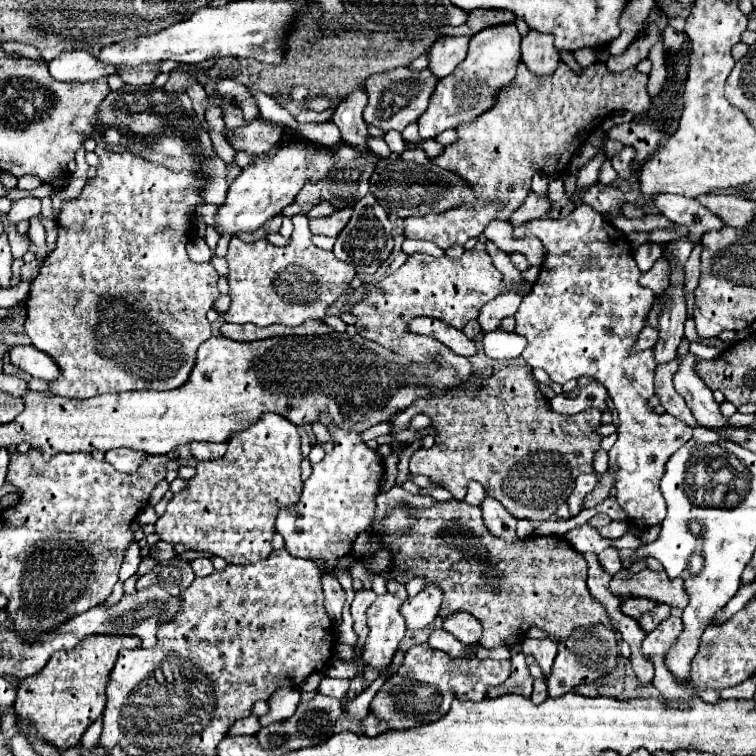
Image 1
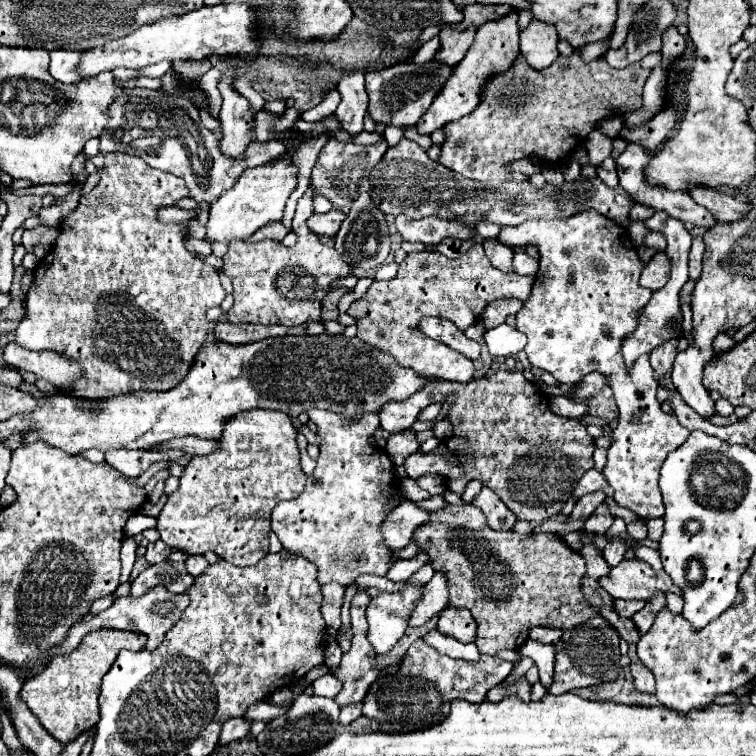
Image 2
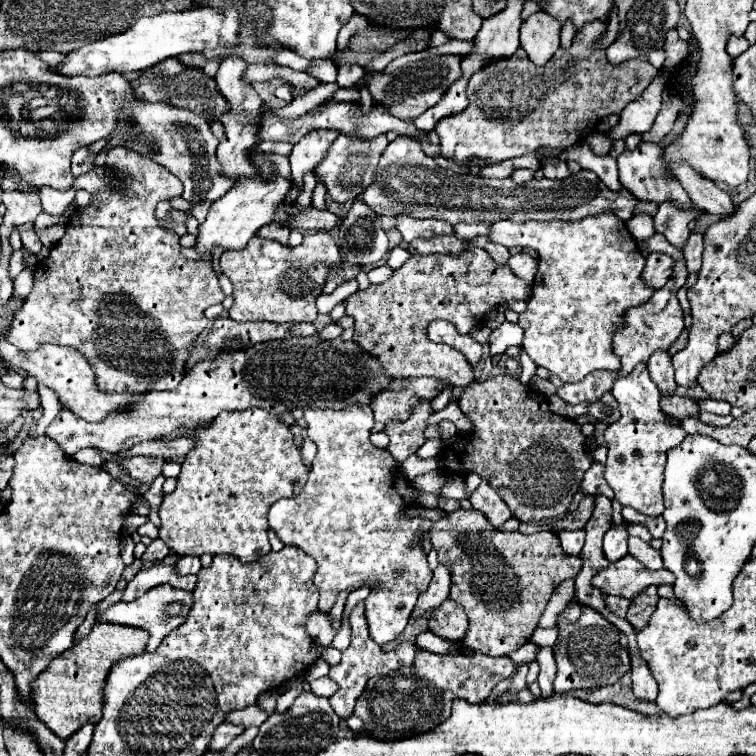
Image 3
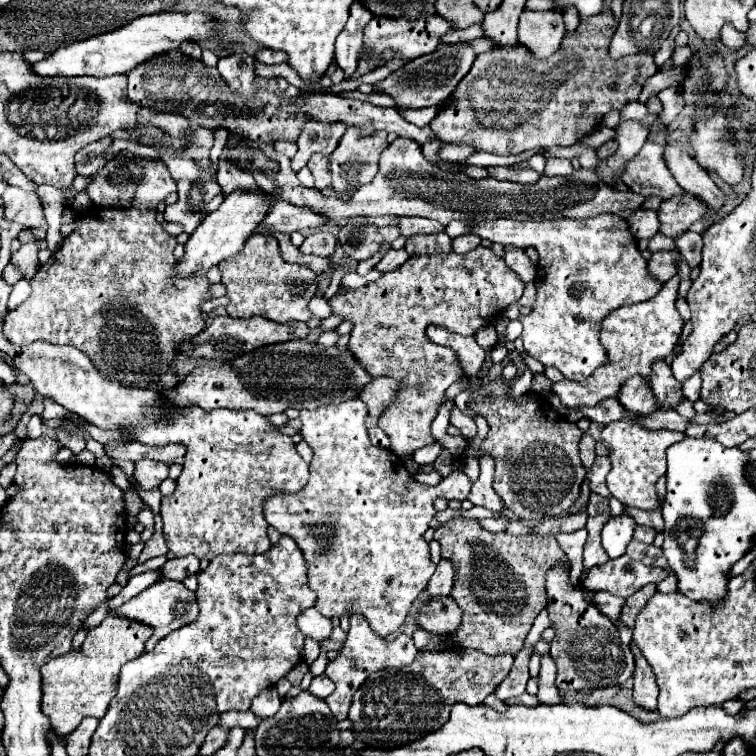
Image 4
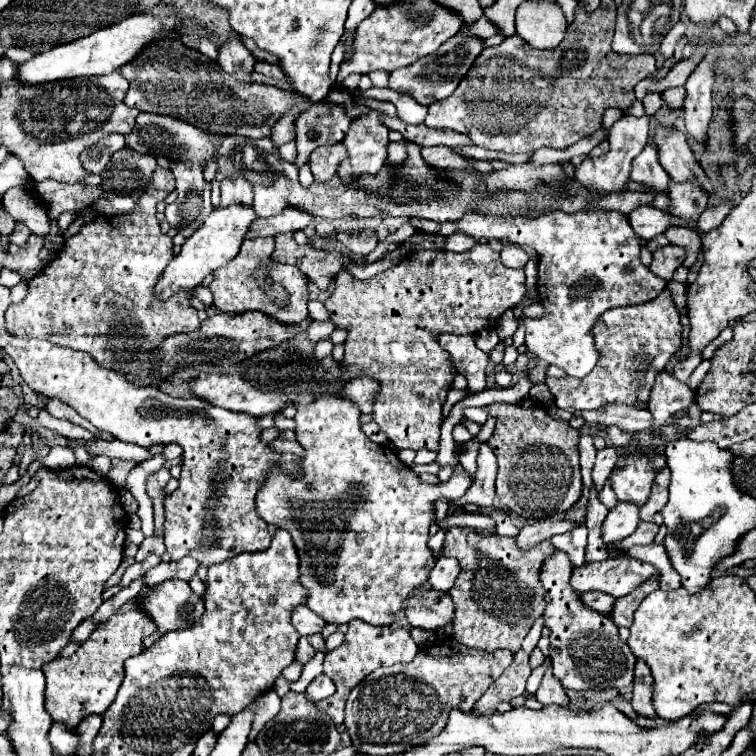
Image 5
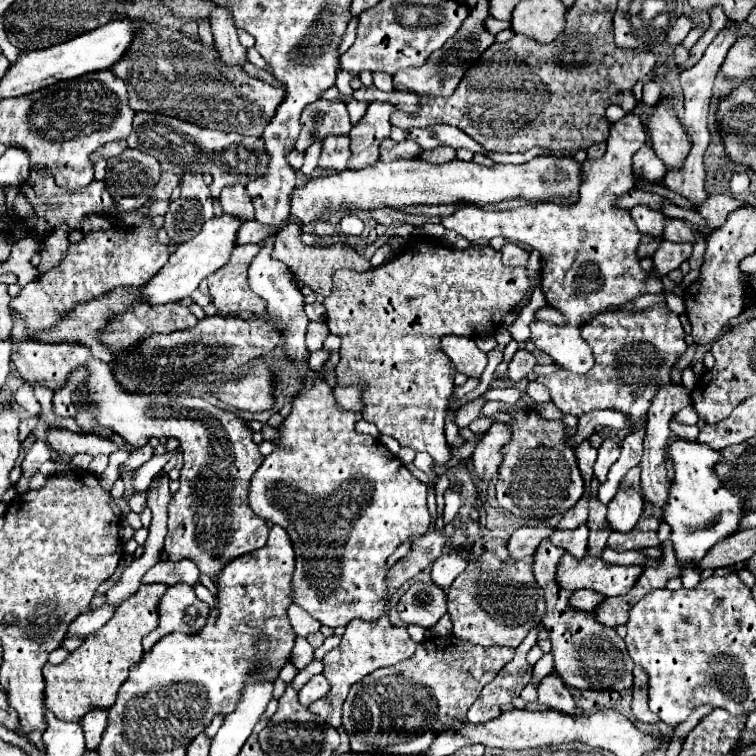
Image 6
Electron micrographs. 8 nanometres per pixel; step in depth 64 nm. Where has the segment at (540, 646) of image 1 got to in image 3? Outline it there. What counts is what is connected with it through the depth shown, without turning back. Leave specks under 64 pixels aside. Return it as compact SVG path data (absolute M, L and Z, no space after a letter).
M544 646L540 648L538 656L536 656L538 664L540 664L540 676L538 676L538 684L540 684L540 690L542 690L542 698L548 698L554 694L554 676L556 676L556 662L554 662L554 654L552 654L552 648Z

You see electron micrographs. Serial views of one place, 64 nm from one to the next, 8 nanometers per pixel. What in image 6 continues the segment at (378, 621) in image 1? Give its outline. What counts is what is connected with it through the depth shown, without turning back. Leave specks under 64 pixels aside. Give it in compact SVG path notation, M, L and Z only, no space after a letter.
M268 236L268 240L260 242L260 252L248 268L248 284L254 294L266 300L266 314L272 318L274 328L284 340L282 350L286 362L296 364L300 372L300 384L296 394L292 396L292 412L276 428L276 450L264 458L264 462L256 470L256 476L252 476L248 494L250 508L260 518L286 528L292 540L296 552L296 568L292 576L292 602L304 608L322 626L348 626L348 622L352 622L354 618L374 620L386 614L386 560L404 540L426 534L430 522L430 510L426 504L428 486L416 476L412 476L412 472L396 456L392 456L376 438L358 434L354 430L356 414L340 410L332 398L330 386L306 366L308 348L304 344L304 336L310 320L304 312L304 296L290 268L280 264L280 260L272 258L274 240L276 236Z

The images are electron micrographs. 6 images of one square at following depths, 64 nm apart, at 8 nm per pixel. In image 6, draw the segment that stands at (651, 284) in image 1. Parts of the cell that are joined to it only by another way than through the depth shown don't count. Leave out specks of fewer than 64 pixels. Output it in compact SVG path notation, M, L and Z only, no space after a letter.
M662 240L662 242L660 242L660 248L658 248L656 254L652 256L656 270L658 270L662 276L666 276L668 272L676 270L684 260L690 258L692 246L694 246L692 242L680 242L680 244L678 244L678 242L666 242L666 240Z

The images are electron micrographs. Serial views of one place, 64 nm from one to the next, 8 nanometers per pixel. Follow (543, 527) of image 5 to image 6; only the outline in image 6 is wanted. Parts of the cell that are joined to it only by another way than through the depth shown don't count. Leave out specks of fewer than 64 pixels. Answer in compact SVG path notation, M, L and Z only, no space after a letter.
M524 526L524 528L518 528L512 536L510 536L510 542L508 542L508 556L512 560L522 560L524 556L530 556L540 540L548 538L550 536L550 528L530 528L530 526Z

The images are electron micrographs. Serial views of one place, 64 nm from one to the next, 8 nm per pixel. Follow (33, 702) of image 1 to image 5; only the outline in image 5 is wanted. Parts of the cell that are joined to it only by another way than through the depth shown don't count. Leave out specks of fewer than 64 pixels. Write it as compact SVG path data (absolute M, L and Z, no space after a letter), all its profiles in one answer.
M148 586L124 604L124 608L120 608L106 624L98 626L70 658L56 658L44 664L46 710L52 720L64 722L68 728L76 728L88 714L104 714L108 710L108 704L116 698L120 680L124 678L124 662L144 650L144 636L156 632L156 624L152 624L148 612L140 608L140 596L144 596L144 592L148 592Z

